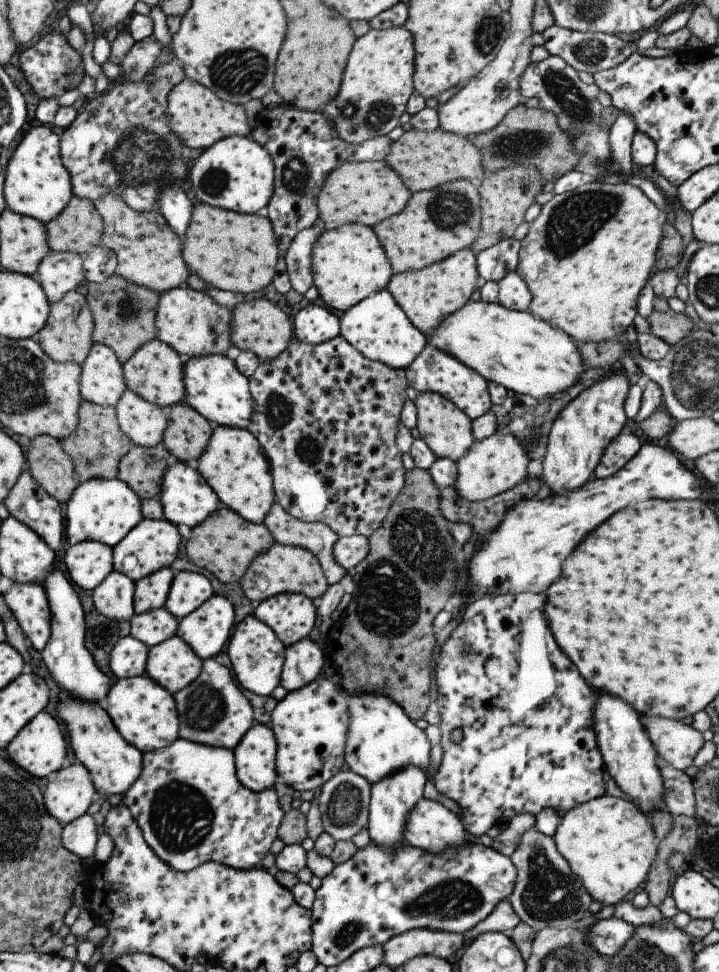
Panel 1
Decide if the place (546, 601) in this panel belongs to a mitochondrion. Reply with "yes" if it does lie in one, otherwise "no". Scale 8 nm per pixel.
no

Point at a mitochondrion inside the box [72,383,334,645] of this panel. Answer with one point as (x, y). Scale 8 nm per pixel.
(271, 412)

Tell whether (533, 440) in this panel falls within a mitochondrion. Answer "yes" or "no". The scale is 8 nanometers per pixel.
yes

